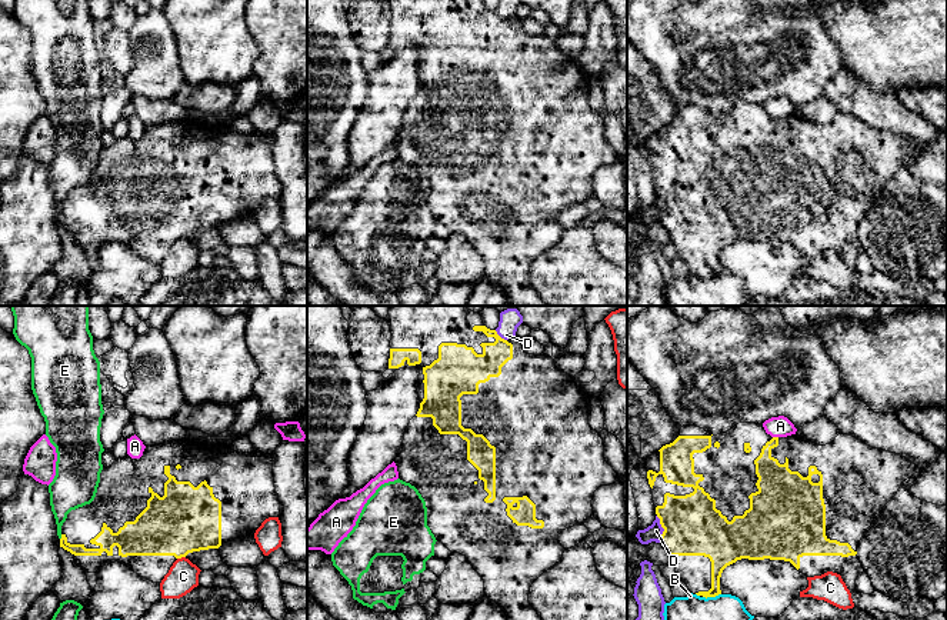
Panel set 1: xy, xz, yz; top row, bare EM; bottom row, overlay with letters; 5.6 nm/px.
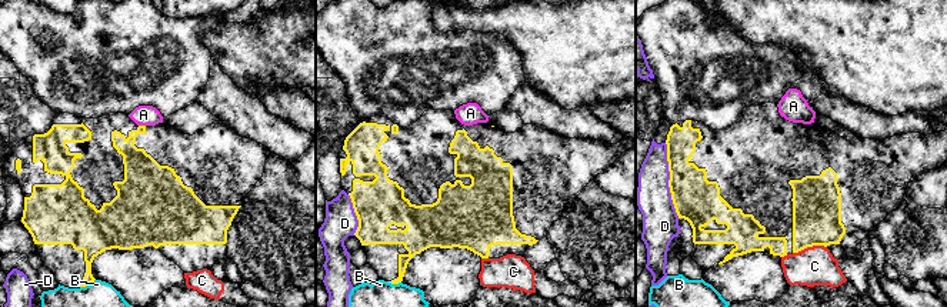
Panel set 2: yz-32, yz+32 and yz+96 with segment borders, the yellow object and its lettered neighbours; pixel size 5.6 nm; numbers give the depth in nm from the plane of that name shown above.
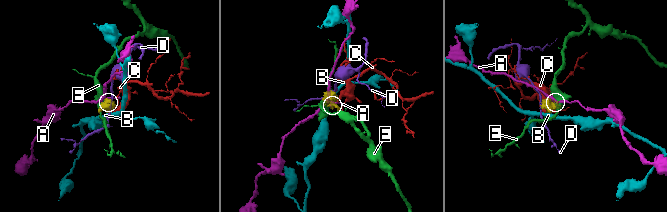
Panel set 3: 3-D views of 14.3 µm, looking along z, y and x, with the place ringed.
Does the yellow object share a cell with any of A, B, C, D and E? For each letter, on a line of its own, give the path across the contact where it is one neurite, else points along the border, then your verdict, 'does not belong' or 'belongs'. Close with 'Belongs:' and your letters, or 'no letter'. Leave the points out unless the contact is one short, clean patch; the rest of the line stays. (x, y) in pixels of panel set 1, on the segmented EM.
A: does not belong
B: border yz (720, 593), (703, 597); does not belong
C: does not belong
D: does not belong
E: border xy (62, 534), (60, 539); does not belong
Belongs: no letter

